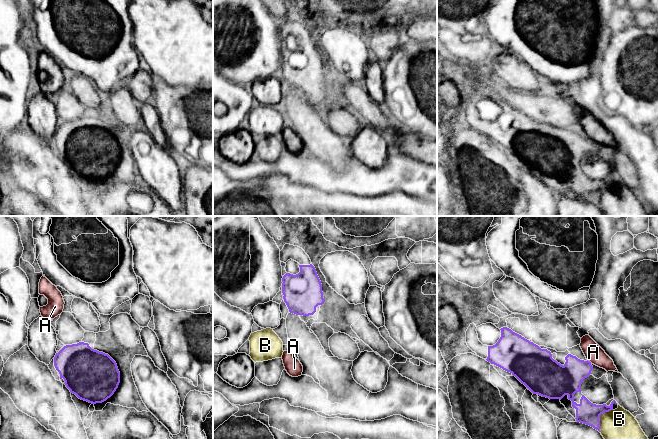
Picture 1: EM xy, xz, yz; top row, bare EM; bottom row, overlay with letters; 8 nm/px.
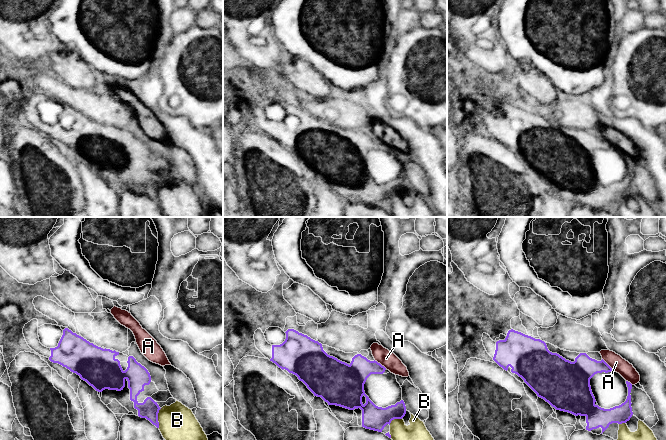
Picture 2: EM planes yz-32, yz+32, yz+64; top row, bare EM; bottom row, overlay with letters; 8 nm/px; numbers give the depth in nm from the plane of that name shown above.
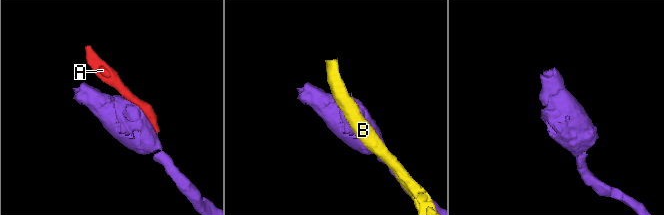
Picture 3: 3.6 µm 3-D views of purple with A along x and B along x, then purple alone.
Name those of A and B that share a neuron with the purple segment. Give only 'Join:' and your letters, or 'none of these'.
Join: none of these

